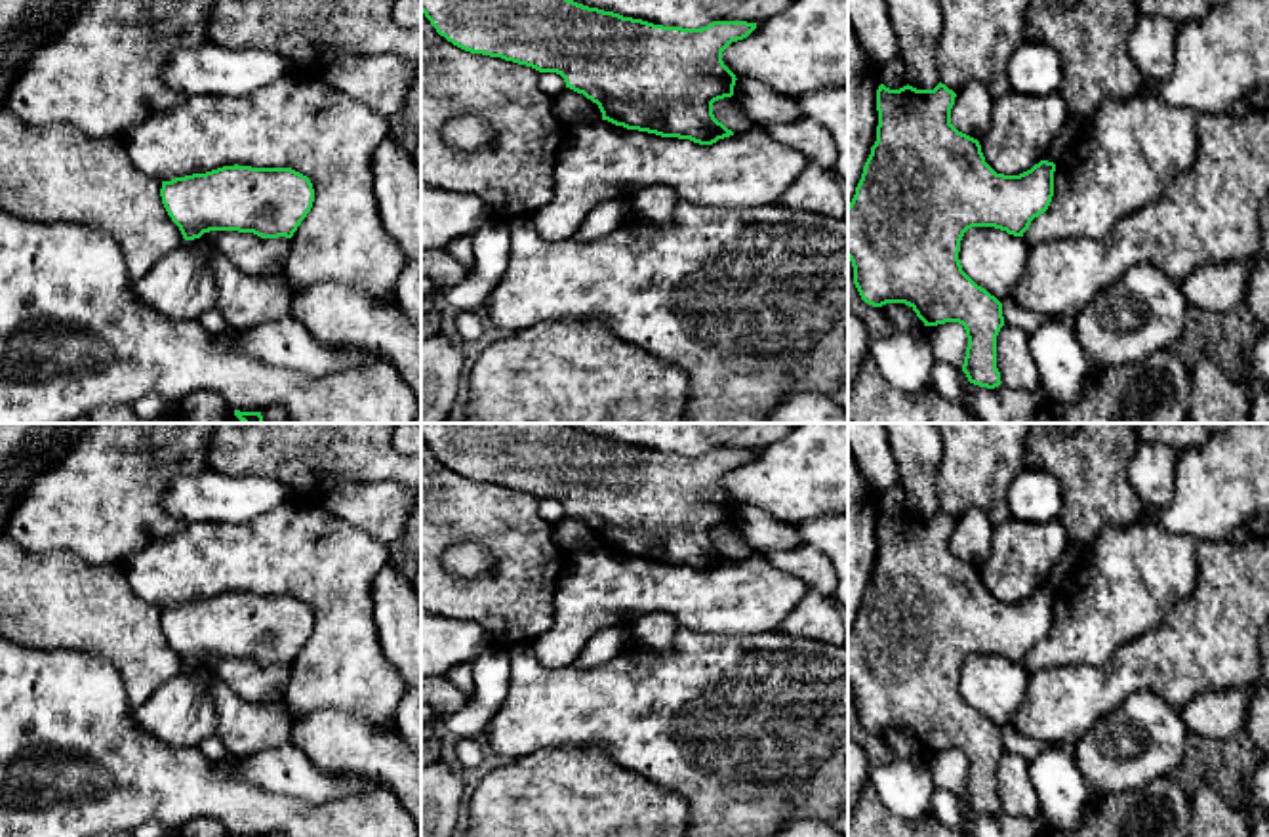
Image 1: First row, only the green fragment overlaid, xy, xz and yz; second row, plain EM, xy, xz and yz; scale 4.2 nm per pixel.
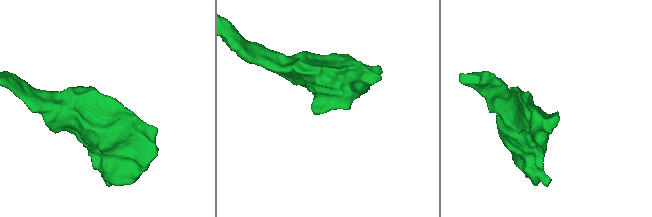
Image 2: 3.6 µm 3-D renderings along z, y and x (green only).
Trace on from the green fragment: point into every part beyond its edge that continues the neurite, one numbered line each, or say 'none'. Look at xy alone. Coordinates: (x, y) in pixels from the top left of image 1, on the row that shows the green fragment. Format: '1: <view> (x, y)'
none

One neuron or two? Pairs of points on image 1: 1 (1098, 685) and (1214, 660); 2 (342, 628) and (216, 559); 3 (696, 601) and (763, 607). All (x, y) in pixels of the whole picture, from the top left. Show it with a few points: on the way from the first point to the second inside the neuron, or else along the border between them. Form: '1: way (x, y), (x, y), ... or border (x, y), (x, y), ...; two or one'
1: way (1127, 672), (1157, 660), (1186, 660); one
2: way (317, 593), (282, 559), (250, 559); one
3: way (713, 601), (726, 601), (734, 609), (745, 607); one

